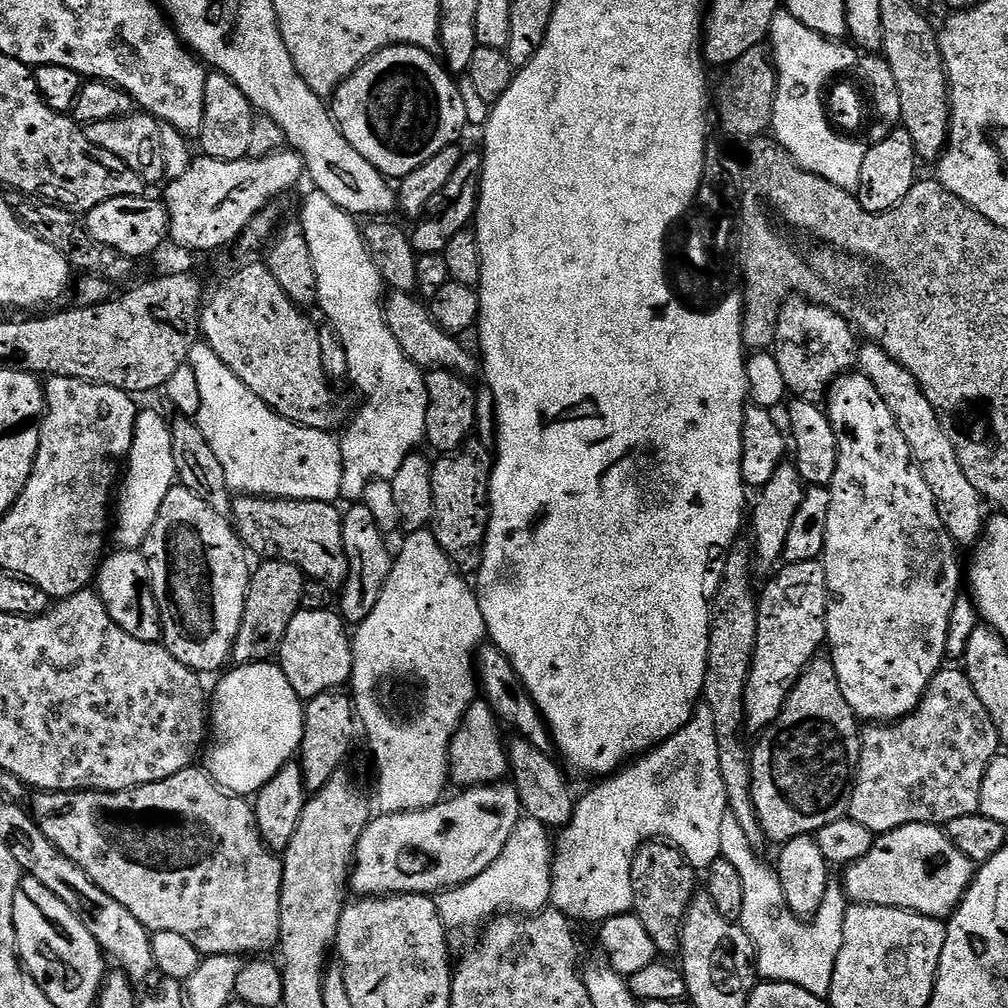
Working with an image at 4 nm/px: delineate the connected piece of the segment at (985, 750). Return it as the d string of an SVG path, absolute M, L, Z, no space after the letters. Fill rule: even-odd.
M941 667L925 690L924 699L908 716L895 722L872 722L861 731L860 761L848 803L848 816L854 822L862 822L866 830L883 834L907 824L946 826L952 819L979 813L978 793L982 791L986 766L990 766L1001 748L998 730L978 694L974 694L968 677L959 667Z

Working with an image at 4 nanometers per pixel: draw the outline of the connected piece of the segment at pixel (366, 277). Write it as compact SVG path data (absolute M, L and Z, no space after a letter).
M309 191L304 200L304 209L298 213L298 219L304 227L306 246L310 246L310 258L314 258L314 274L318 274L318 308L324 311L327 323L336 331L346 350L348 380L364 395L364 405L360 413L343 429L344 436L339 437L342 450L342 490L341 497L348 502L360 502L364 499L366 486L375 480L391 481L398 474L409 454L415 453L419 444L425 443L426 410L428 409L428 391L425 373L406 358L402 346L390 334L390 326L384 317L386 285L378 274L378 266L368 253L364 233L357 217L346 210L334 206L326 194Z

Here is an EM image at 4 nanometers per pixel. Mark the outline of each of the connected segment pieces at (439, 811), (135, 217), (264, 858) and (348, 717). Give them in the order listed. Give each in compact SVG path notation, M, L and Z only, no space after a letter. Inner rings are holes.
M493 782L468 786L461 796L453 800L441 799L440 803L413 812L390 812L369 819L362 838L358 838L356 858L352 865L350 888L357 897L379 898L381 896L432 896L447 892L449 888L461 888L466 882L478 878L494 862L498 854L510 842L510 834L522 818L518 790L512 782Z
M145 194L110 198L94 206L94 210L86 214L86 227L89 234L103 244L105 249L119 252L121 256L139 258L158 251L160 243L169 239L168 212L159 199L151 200L150 196Z
M193 766L166 778L162 782L143 784L130 790L118 790L117 792L41 792L37 791L36 796L30 803L30 811L37 824L40 825L42 834L66 854L110 898L122 902L138 922L150 933L165 932L166 934L178 934L186 938L190 946L200 951L201 957L206 956L240 956L244 952L248 954L268 954L268 951L275 949L280 943L280 899L282 898L282 874L284 866L281 857L273 852L265 844L262 834L256 825L256 809L245 797L237 796L223 788L208 775L203 767Z
M337 690L318 694L318 698L304 704L304 737L300 743L298 763L302 770L304 787L309 793L322 790L336 772L345 767L352 743L358 736L358 717L354 700L347 691Z

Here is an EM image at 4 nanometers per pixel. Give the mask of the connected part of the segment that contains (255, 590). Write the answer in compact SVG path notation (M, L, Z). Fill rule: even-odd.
M265 560L257 565L248 583L242 626L232 648L231 663L236 666L271 661L279 653L282 638L286 638L286 630L294 614L302 610L300 603L306 579L304 572L298 570L298 566L281 560Z

